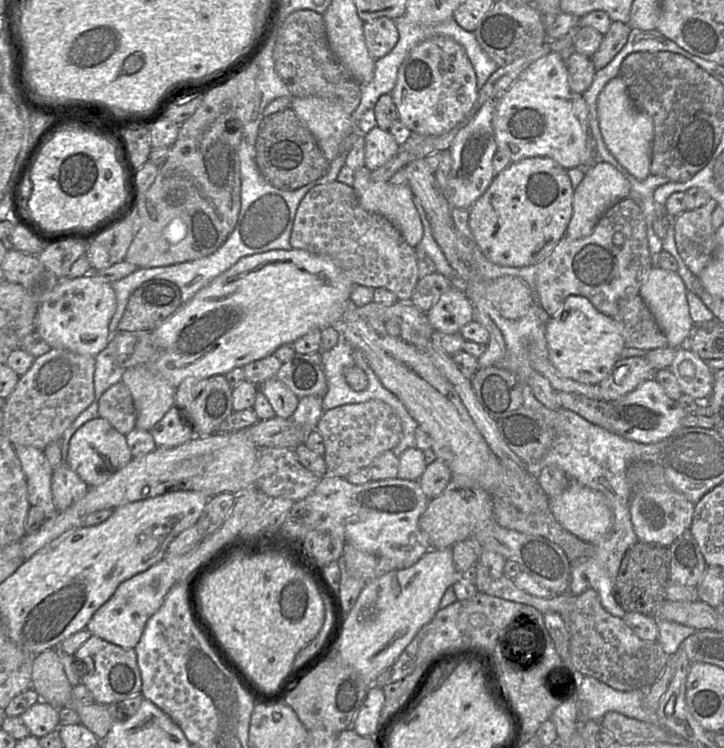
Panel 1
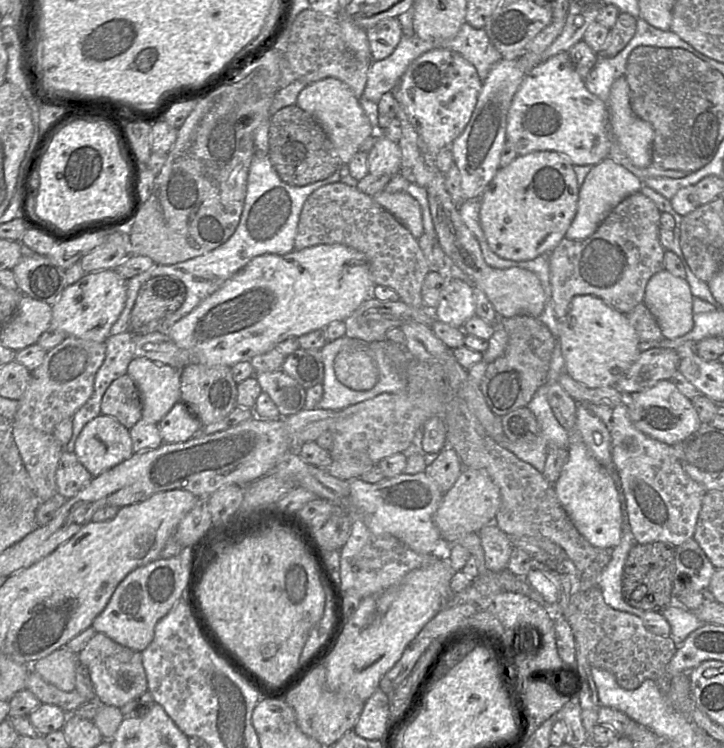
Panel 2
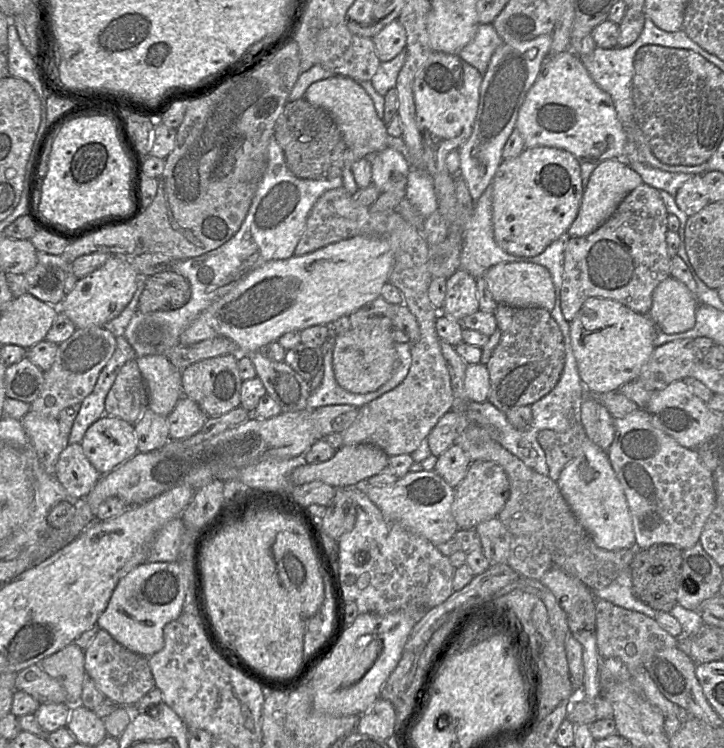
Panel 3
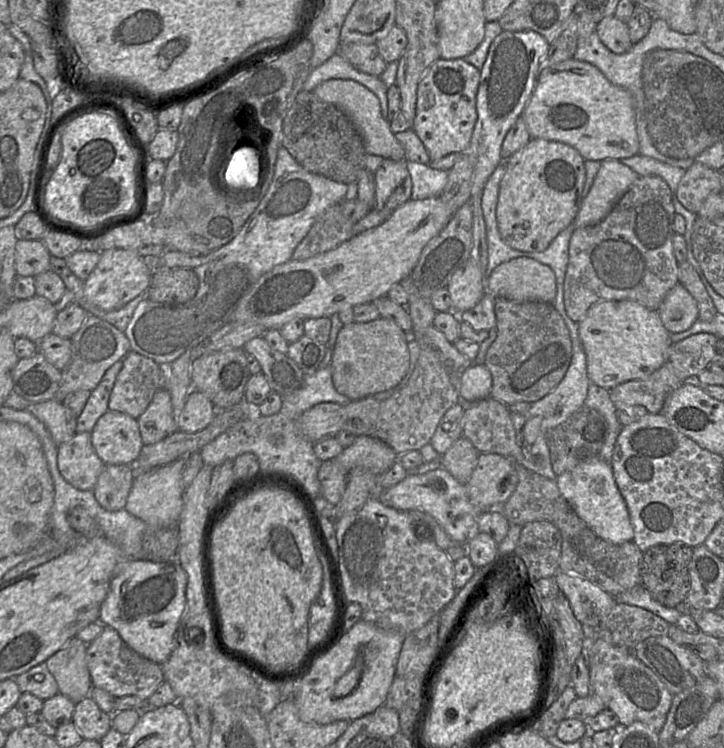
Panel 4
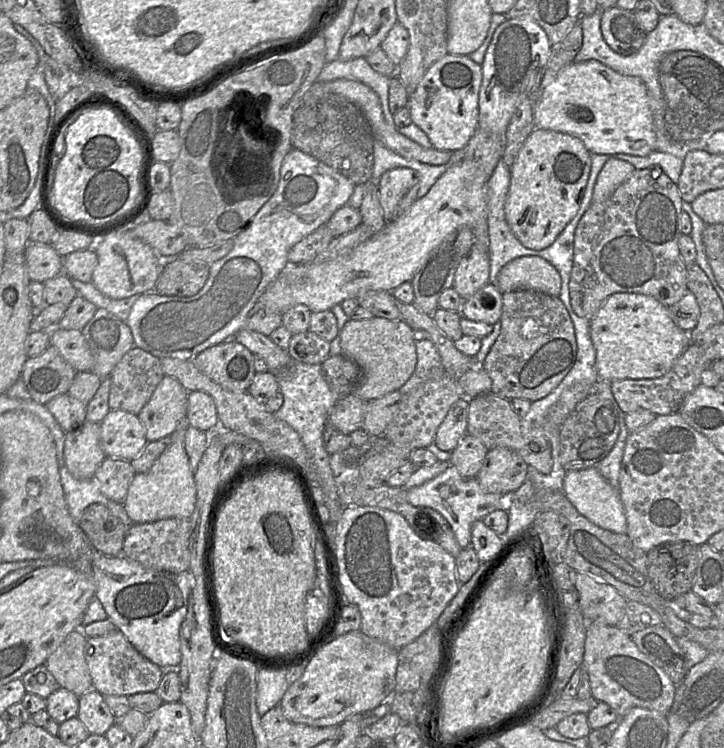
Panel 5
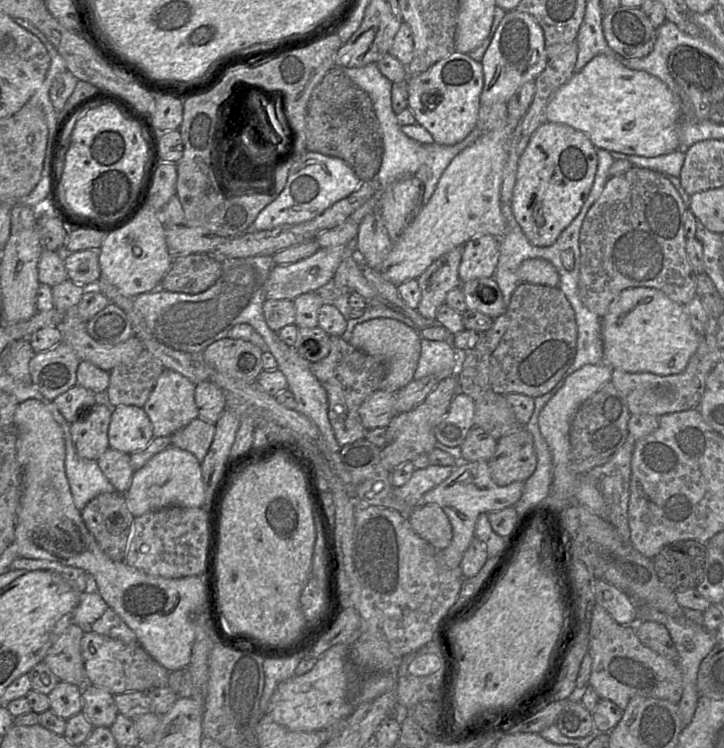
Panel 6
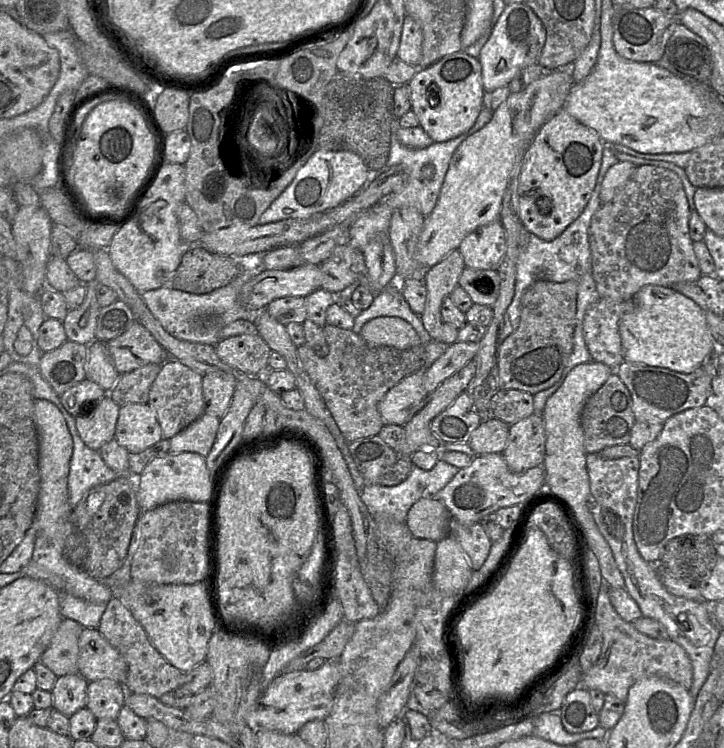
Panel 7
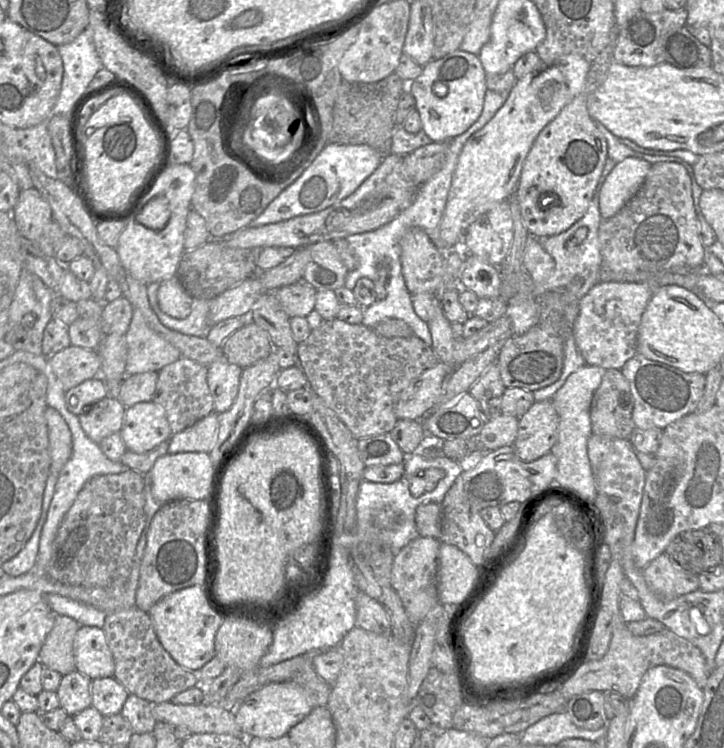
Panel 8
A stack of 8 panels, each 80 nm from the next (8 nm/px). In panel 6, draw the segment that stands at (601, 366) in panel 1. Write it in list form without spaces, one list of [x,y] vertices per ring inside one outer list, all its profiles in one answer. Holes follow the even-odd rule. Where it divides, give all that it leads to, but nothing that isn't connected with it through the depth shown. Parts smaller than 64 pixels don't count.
[[[655,288],[623,290],[601,317],[603,363],[630,373],[678,374],[697,351],[702,335],[692,326],[684,304],[672,301]]]

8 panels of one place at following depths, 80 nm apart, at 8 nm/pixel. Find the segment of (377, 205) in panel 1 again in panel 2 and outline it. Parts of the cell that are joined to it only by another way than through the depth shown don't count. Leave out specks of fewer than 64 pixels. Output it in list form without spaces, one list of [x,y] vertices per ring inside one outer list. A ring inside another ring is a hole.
[[[383,190],[372,198],[394,215],[417,240],[423,235],[424,226],[420,205],[407,191],[389,193]]]

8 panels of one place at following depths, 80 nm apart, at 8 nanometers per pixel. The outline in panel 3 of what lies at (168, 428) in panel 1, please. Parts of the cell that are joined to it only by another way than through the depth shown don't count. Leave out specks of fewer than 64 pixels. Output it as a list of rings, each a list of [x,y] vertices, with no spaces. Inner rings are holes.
[[[185,396],[181,397],[173,411],[166,417],[170,439],[182,440],[196,434],[208,418],[195,401]]]

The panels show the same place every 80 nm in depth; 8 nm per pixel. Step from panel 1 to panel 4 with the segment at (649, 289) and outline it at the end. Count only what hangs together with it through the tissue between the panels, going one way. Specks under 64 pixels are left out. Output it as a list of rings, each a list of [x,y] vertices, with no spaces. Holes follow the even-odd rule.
[[[677,283],[657,309],[664,327],[670,333],[683,332],[698,319],[699,308],[694,297]]]

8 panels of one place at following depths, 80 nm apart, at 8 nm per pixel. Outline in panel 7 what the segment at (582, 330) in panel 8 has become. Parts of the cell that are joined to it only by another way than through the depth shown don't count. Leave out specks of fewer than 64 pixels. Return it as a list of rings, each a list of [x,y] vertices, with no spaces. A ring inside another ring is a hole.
[[[599,297],[586,310],[583,320],[583,335],[593,361],[601,362],[611,368],[617,368],[624,362],[624,351],[619,332],[619,323],[622,316],[632,308],[632,299],[614,302]]]

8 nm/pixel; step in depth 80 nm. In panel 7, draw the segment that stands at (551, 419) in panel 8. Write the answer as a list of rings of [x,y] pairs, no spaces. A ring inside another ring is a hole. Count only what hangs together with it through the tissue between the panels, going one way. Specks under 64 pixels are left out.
[[[532,414],[509,425],[506,448],[502,455],[514,473],[543,465],[546,454],[546,432],[542,414]]]

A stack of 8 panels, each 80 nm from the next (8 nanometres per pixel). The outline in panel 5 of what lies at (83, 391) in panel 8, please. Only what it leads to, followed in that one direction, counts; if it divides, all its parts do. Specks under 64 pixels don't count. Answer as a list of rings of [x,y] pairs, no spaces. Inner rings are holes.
[[[67,393],[56,396],[45,406],[65,433],[76,430],[85,422],[87,404]]]

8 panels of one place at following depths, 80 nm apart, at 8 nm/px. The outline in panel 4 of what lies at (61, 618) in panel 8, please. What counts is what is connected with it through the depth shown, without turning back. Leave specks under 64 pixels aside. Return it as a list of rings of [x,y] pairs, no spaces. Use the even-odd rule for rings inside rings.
[[[75,636],[45,661],[58,684],[59,692],[74,703],[89,696],[92,689],[86,651],[87,644]]]

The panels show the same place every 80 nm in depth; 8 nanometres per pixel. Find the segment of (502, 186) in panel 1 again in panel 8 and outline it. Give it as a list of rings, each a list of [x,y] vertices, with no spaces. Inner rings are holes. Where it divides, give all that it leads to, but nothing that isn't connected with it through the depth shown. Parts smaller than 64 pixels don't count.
[[[580,94],[540,131],[524,160],[515,199],[527,231],[537,238],[553,236],[566,231],[582,218],[593,197],[607,158],[607,141],[588,113],[586,96]]]

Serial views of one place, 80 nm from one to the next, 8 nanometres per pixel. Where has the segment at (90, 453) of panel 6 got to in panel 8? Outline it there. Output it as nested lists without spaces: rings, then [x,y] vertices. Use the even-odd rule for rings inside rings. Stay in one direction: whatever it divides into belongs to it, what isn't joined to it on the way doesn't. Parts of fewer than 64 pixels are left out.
[[[107,395],[95,402],[79,415],[79,421],[85,434],[95,443],[119,432],[126,407],[113,395]]]

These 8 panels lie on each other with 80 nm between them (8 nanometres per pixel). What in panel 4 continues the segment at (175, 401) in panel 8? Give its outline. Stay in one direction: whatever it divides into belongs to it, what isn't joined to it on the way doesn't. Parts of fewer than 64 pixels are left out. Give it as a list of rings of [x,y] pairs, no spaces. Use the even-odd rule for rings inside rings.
[[[166,388],[156,391],[137,422],[144,446],[155,444],[177,431],[171,395]]]

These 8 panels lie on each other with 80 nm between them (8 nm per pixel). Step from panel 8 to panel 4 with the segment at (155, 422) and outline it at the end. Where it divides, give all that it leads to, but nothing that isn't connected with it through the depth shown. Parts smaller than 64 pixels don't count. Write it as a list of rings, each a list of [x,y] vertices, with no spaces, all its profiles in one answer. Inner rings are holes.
[[[108,410],[91,431],[93,448],[105,465],[134,466],[143,442],[137,419]]]

